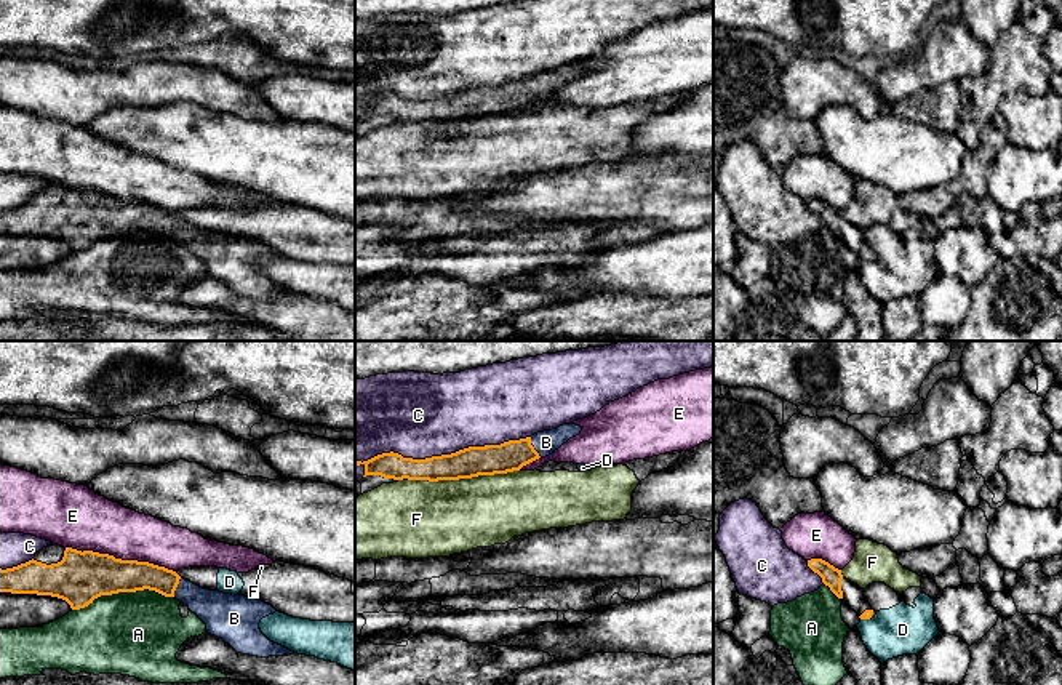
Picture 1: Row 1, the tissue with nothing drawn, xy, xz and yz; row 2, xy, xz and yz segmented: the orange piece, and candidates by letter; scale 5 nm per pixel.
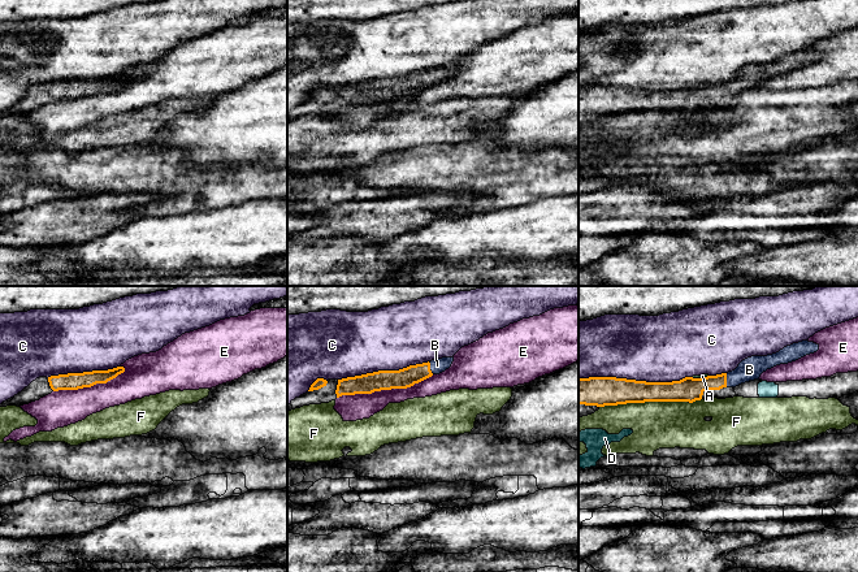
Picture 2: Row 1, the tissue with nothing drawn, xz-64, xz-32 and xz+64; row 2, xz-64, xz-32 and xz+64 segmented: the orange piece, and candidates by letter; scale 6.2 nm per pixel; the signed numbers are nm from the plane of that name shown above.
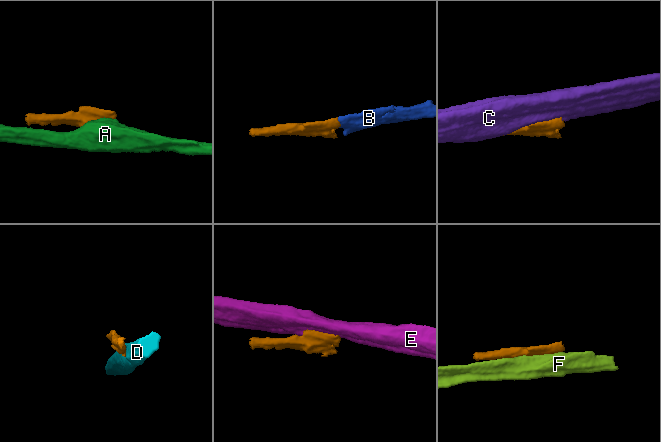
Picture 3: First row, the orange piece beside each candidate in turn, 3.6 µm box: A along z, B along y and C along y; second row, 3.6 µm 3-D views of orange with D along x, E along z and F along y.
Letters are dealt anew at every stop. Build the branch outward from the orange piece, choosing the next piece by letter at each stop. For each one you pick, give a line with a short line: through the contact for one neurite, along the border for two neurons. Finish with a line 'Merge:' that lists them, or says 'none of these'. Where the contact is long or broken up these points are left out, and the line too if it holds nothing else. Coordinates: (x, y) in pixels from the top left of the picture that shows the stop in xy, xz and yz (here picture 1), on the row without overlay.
B: xz (512, 96), (533, 88), (546, 84)
Merge: B

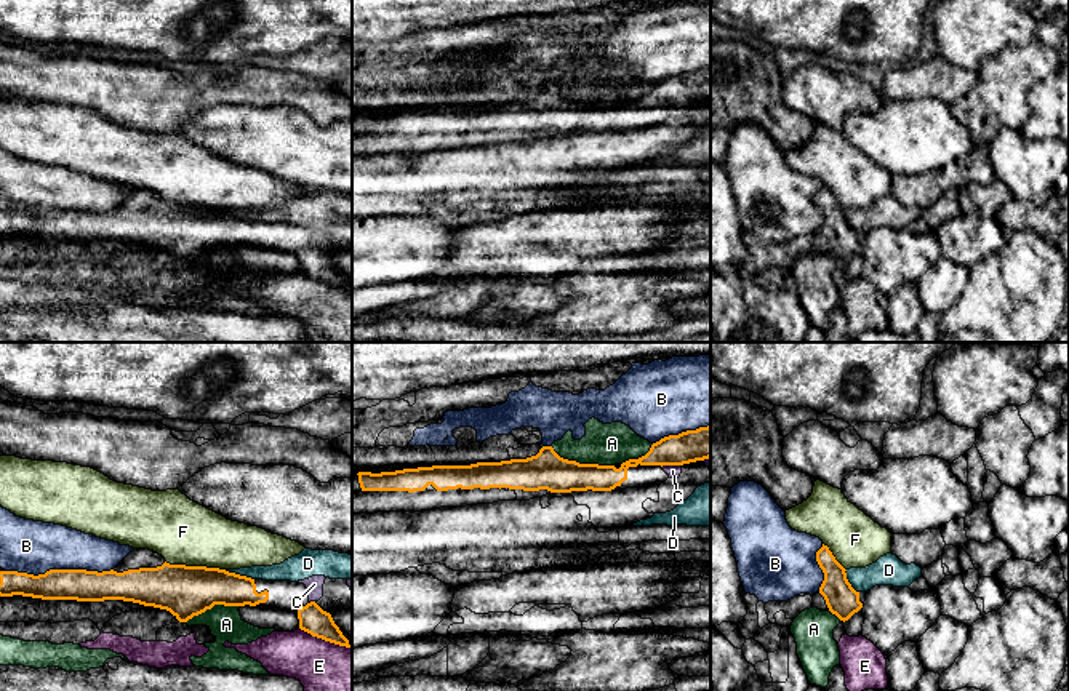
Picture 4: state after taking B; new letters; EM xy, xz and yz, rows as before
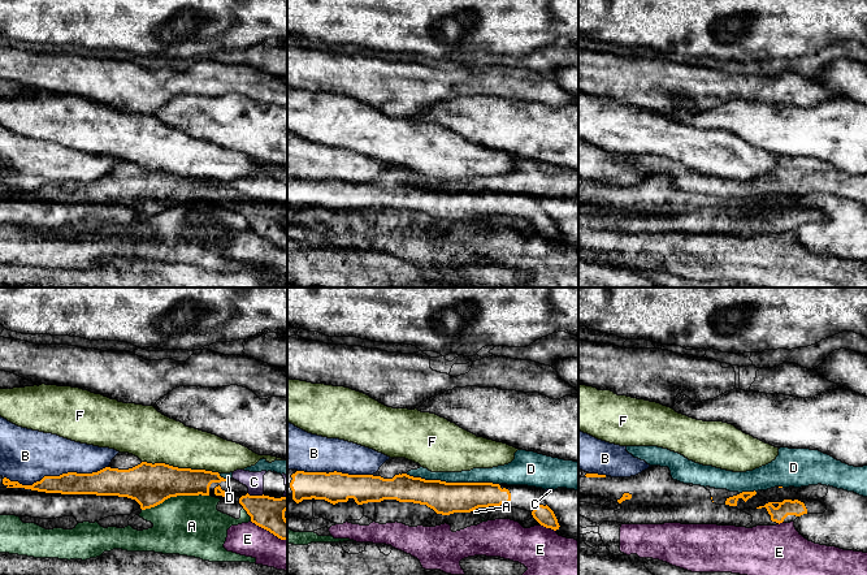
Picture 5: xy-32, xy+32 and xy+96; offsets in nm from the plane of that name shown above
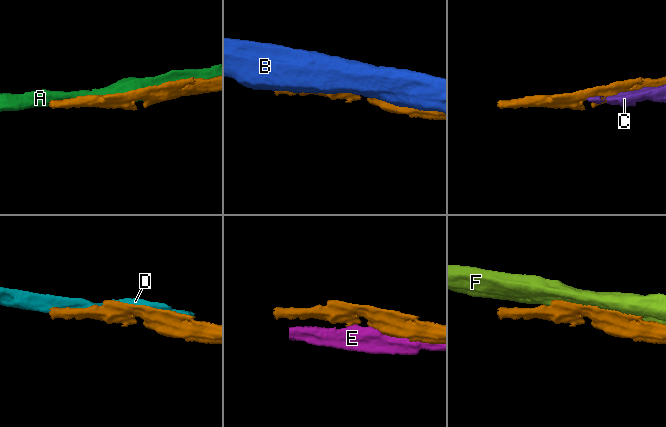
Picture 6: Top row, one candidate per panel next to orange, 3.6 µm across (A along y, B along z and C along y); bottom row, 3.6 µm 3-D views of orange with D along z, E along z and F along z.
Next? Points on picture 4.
Merge: none of these

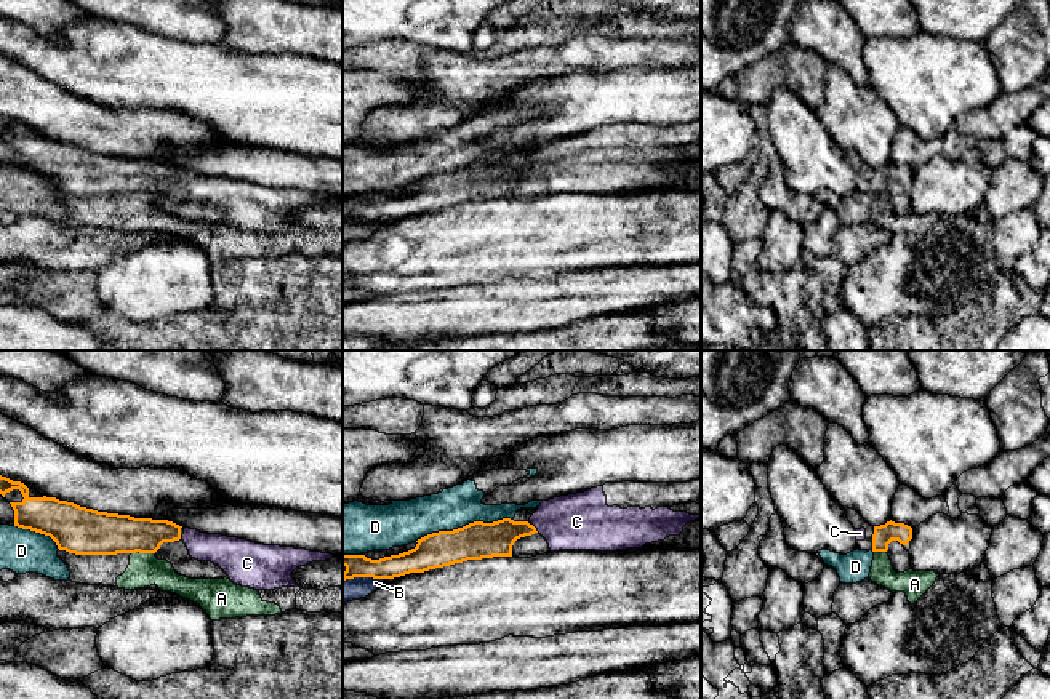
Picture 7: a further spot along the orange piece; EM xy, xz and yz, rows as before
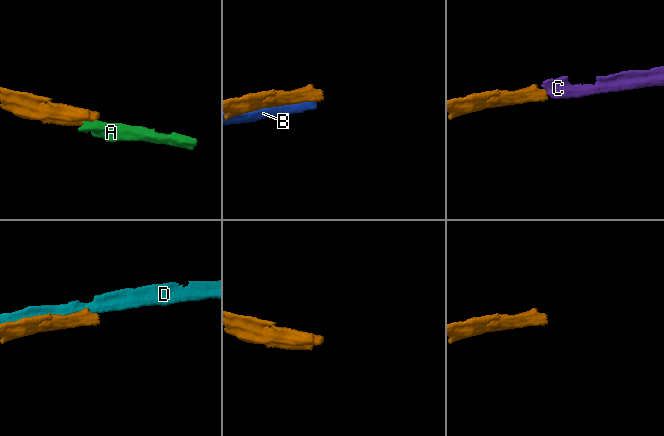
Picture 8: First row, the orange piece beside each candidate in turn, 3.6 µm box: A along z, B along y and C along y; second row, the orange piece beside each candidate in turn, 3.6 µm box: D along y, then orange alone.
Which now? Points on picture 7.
C: xz (485, 181), (533, 168), (577, 163)
Merge: C

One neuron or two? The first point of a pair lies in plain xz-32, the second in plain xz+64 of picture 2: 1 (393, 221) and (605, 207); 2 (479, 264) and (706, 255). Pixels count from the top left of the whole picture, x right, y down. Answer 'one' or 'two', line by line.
1: two
2: two

